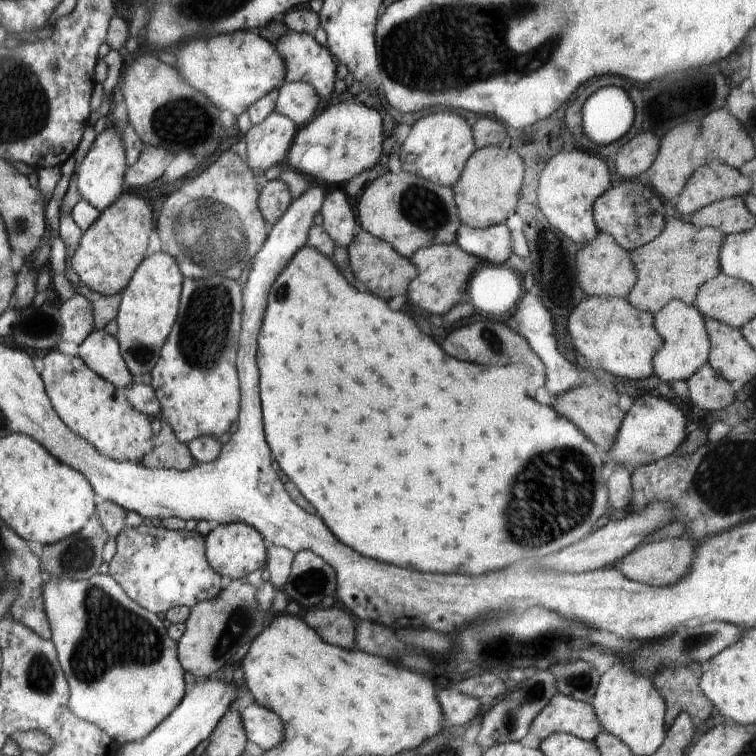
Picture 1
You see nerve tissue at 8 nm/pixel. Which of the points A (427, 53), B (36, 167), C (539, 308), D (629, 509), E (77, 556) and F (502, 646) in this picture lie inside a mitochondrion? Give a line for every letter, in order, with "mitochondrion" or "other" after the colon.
A: mitochondrion
B: other
C: other
D: other
E: mitochondrion
F: mitochondrion

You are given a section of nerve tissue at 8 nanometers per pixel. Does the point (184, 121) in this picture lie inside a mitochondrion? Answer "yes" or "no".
yes

